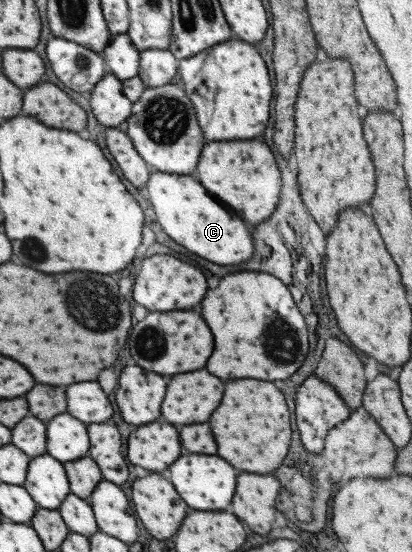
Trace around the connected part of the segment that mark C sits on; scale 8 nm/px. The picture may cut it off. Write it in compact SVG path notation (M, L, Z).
M150 172L144 185L148 202L156 215L155 222L164 228L164 232L176 244L218 266L243 264L252 256L252 240L244 222L228 214L212 196L208 196L208 192L194 175L177 176Z

